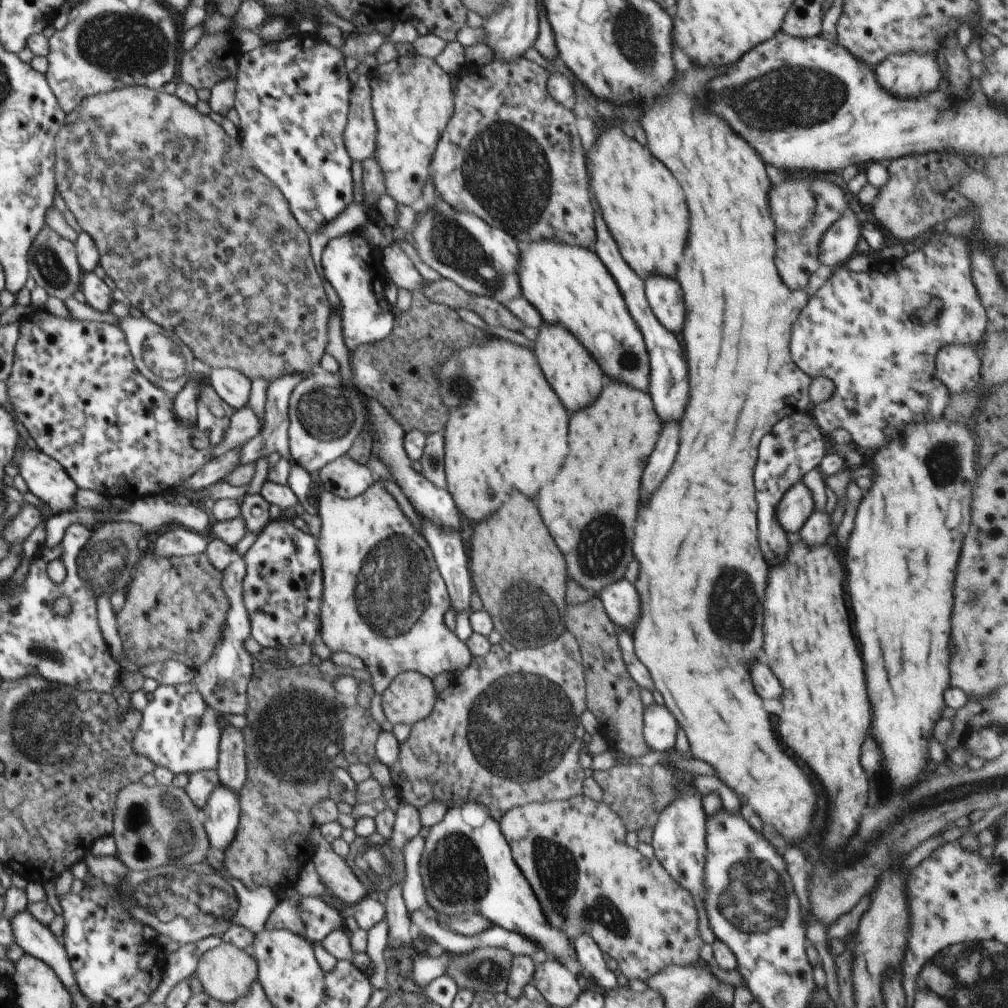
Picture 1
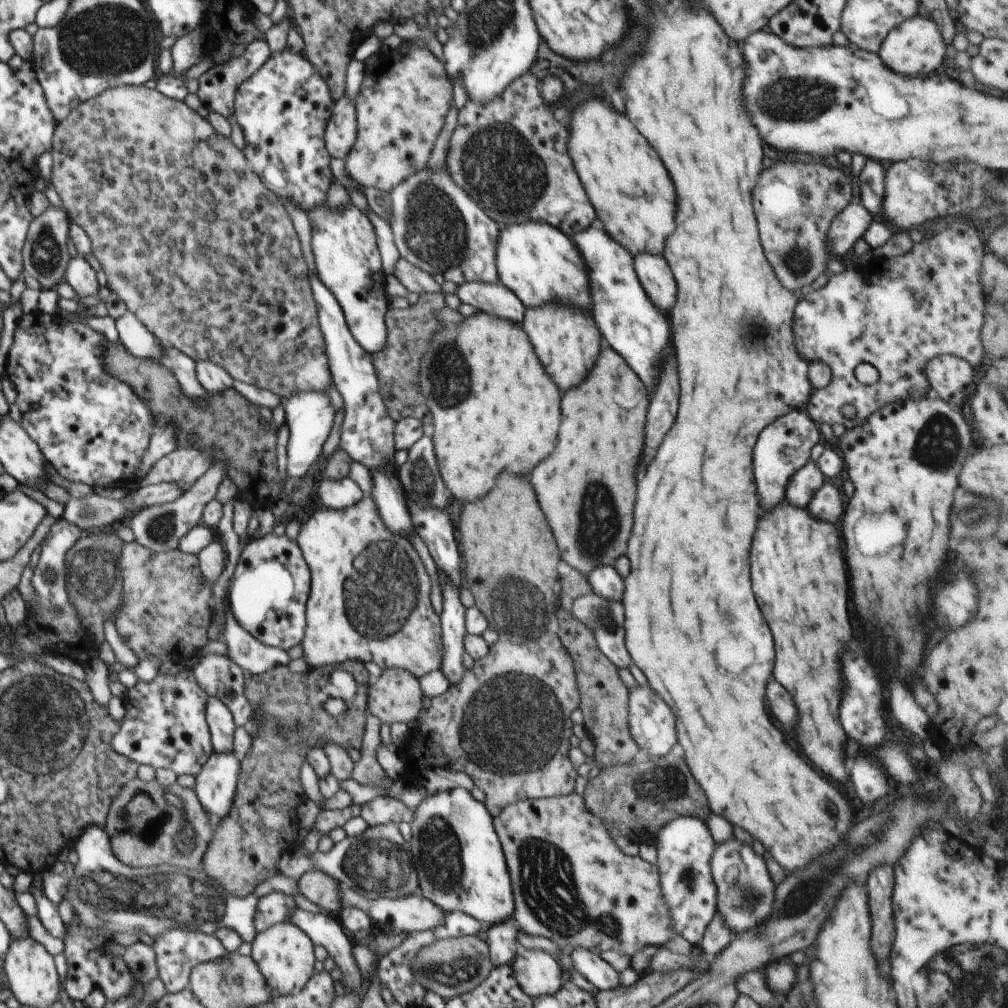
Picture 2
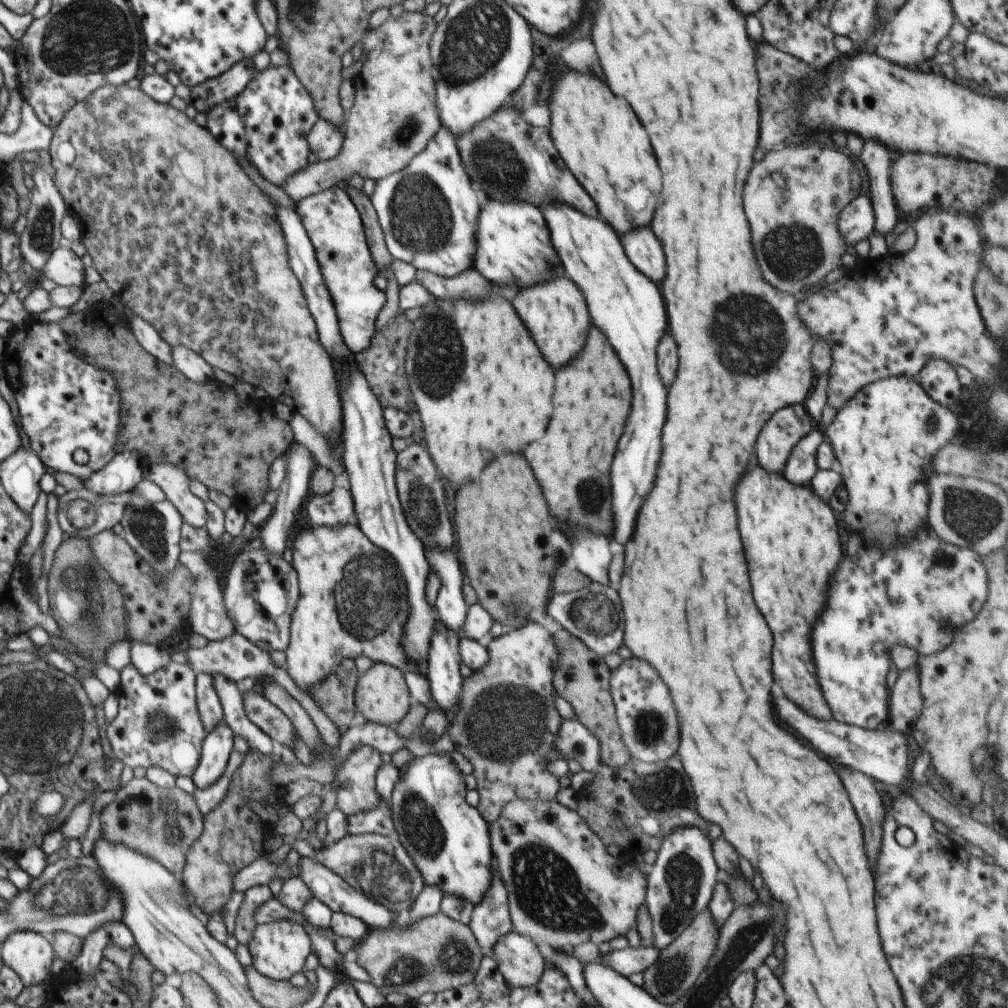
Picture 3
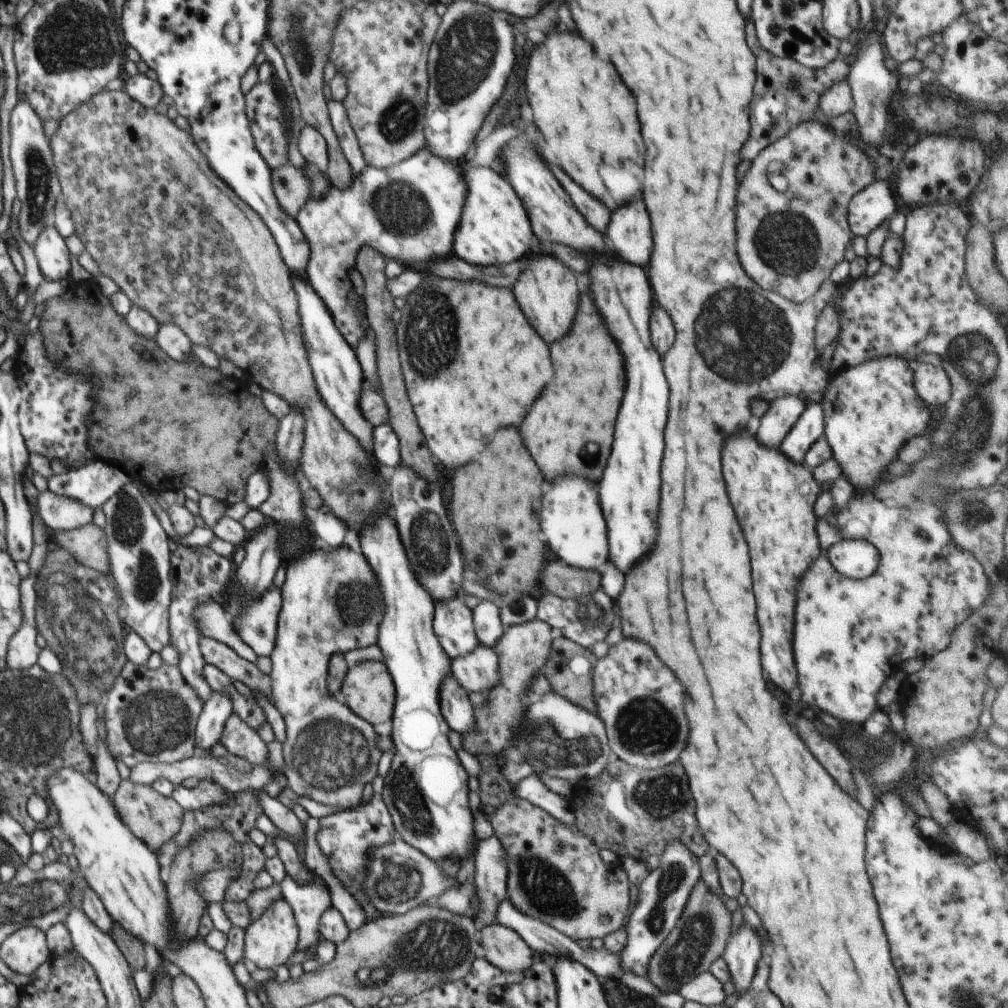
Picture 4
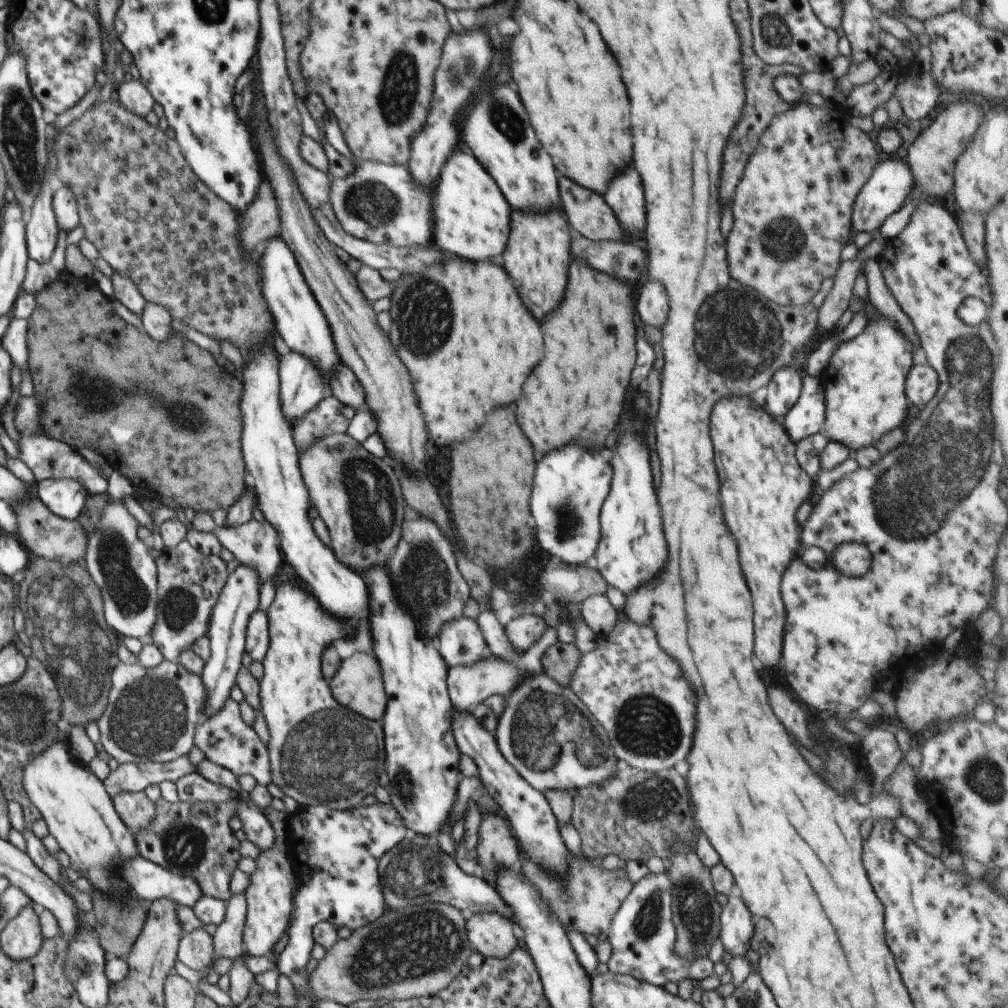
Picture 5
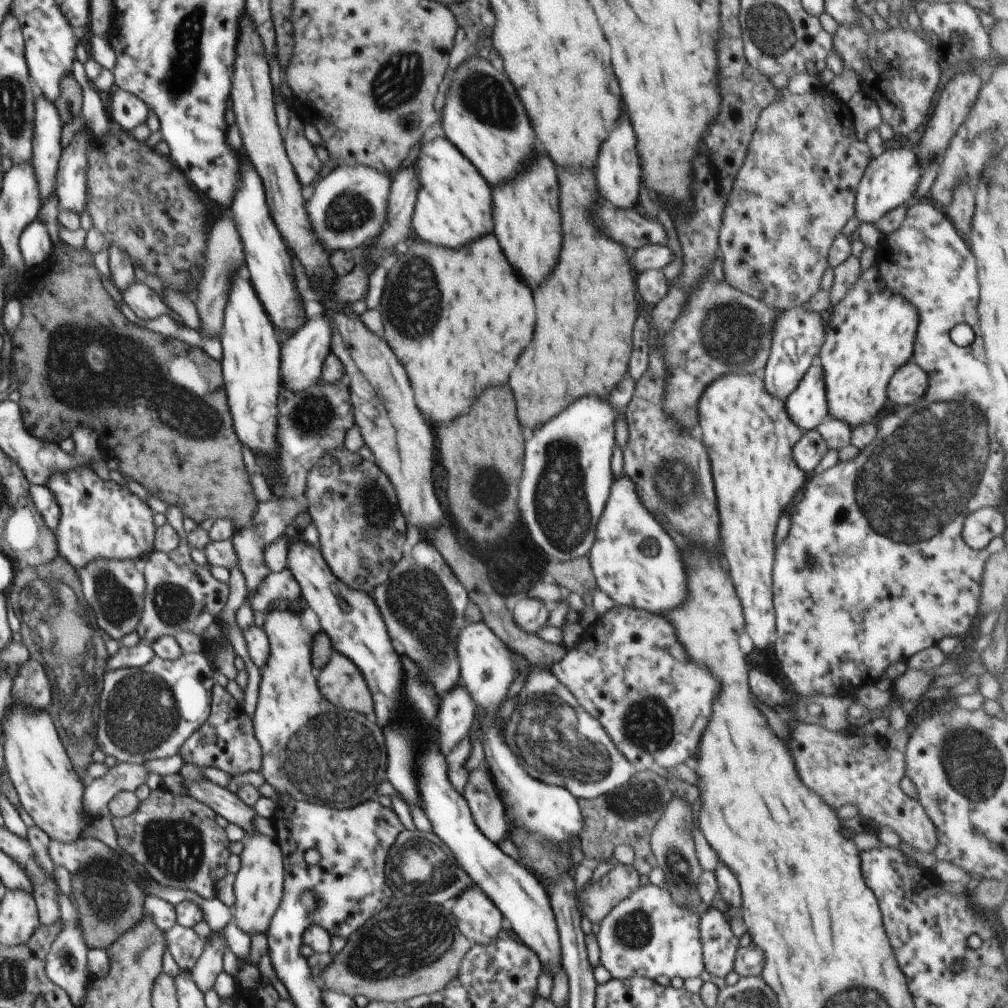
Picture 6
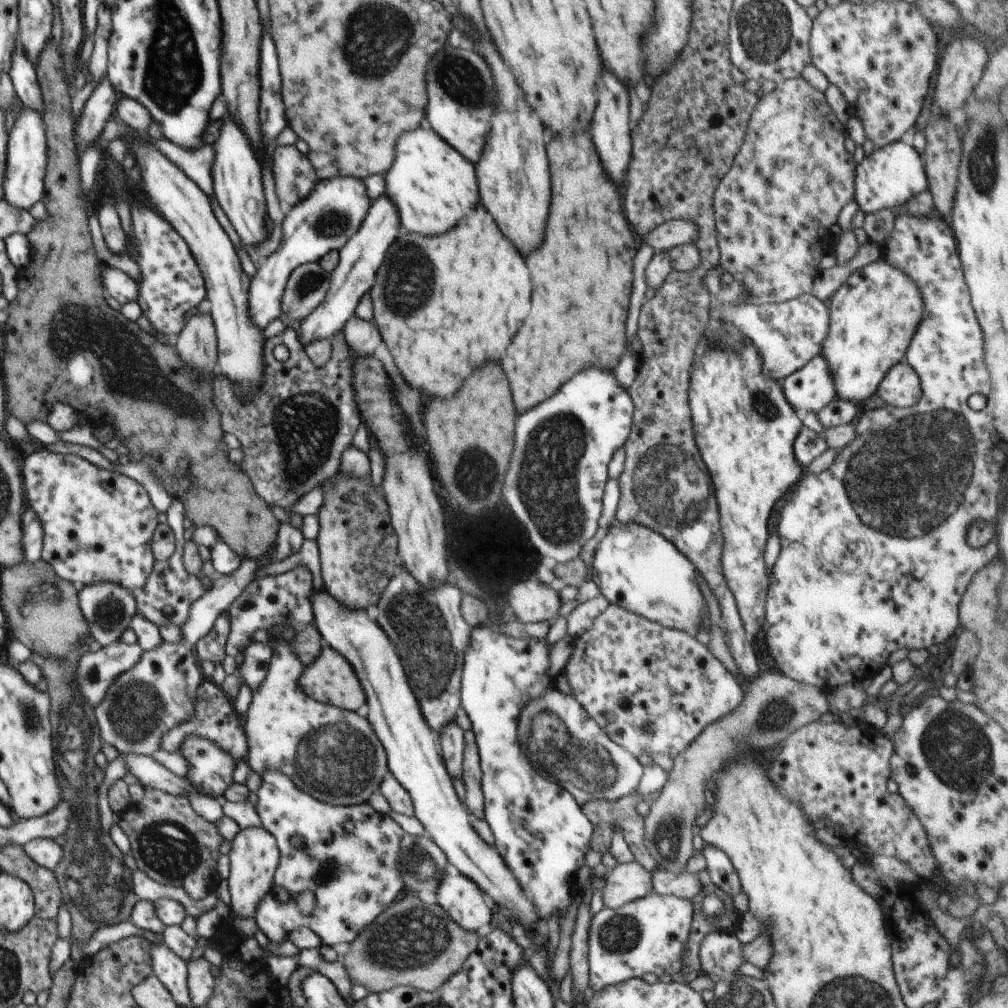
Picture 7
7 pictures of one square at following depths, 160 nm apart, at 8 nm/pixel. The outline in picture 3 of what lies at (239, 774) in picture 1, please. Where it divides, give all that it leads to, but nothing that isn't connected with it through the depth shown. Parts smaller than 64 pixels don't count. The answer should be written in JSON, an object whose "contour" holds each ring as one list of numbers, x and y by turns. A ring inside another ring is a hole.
{"contour":[[197,673,196,698,199,715,206,732,213,731,224,722,224,715,220,693,213,685,212,676]]}

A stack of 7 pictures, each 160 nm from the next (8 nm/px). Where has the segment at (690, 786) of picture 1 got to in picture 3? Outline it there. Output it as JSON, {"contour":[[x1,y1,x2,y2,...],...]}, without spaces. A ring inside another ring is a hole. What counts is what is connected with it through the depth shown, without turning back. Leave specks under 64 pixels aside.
{"contour":[[688,825,664,837,660,850,657,850,656,862,647,875,645,903,652,918,654,947,661,950,670,945,697,914,708,910,720,874,712,844,700,828]]}

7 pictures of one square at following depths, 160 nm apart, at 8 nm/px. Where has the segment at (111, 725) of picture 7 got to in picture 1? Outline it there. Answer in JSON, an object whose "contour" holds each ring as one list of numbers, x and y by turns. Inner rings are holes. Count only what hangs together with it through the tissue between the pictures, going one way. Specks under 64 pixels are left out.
{"contour":[[193,683,160,685,142,713,142,722,133,738,135,753,144,755,155,766,166,767,175,775,191,775,212,770,219,761,221,727,217,712,206,704]]}

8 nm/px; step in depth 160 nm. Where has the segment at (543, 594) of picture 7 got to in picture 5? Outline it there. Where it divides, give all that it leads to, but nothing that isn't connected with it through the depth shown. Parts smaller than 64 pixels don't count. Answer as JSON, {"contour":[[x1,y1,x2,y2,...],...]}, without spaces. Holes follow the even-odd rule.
{"contour":[[524,614,511,620,505,626,505,633,510,644,521,654,530,649,535,642,538,642,547,628,543,617]]}

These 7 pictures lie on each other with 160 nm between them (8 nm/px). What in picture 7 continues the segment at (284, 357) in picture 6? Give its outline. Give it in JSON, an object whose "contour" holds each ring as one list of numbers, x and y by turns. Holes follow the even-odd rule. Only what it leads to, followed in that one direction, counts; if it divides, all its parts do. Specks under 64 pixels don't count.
{"contour":[[382,194,370,206,356,234,340,250,340,264,338,268,334,268,334,272,330,272,330,284,328,284,326,298,312,314,301,322,298,336,302,347,314,340,332,340,336,332,343,331,346,322,355,315,360,298,372,289,376,272,380,269,380,264,384,262,388,248,396,240,398,230,400,230,400,216,396,212,396,206,386,194]]}

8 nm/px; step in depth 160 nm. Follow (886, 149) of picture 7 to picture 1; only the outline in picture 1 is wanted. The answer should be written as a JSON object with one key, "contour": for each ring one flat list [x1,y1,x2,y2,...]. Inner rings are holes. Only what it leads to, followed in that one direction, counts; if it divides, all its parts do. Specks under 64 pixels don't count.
{"contour":[[848,211,824,233,819,244,819,261,832,268,846,264,855,253,861,235,863,214]]}

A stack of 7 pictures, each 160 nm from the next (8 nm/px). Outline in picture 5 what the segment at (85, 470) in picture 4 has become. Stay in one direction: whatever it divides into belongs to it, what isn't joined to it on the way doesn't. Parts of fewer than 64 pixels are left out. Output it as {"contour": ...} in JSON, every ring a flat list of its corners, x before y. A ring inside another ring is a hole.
{"contour":[[42,479,36,486,39,500,65,519,78,519,89,497,86,487,74,479]]}

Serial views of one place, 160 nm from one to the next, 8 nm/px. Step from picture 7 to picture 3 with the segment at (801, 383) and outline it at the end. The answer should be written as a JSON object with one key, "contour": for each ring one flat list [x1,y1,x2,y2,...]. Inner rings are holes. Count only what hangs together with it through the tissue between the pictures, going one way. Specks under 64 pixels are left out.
{"contour":[[813,429,792,449,786,461,783,477,792,484,810,486,812,477,819,471,816,462,817,448,823,443,820,430]]}

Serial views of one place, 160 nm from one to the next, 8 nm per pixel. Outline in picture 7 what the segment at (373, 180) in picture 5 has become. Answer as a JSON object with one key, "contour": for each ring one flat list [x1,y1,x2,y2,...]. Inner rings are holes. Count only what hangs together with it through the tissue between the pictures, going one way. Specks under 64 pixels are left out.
{"contour":[[334,176,328,180,318,180,312,194,304,202,288,209,282,224,282,244,278,252,270,254,266,262,258,266,250,286,250,316,260,330,282,314,282,296,290,272,304,262,318,262,330,250,340,250,344,242,360,228,372,204,363,180]]}

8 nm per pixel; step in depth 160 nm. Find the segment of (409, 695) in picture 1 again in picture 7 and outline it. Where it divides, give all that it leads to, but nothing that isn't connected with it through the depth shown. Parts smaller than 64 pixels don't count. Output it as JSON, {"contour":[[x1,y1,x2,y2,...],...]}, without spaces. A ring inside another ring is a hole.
{"contour":[[331,647,322,648,316,660,304,668,302,676,298,678,298,684,300,684,300,690,303,690,304,694,310,698,314,698,318,702,334,704,338,708,358,712,366,704,364,690,352,670,352,666,348,664,348,660,344,656,340,656,338,650,333,650]]}

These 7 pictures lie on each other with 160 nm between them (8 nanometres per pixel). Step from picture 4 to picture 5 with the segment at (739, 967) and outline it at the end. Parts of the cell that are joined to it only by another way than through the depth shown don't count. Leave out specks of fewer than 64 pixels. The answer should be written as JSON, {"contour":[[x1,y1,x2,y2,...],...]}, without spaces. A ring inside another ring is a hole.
{"contour":[[732,886,732,894,721,912,721,931,719,938,725,948,734,957,746,957,750,940,754,936,754,924,748,908,740,898,740,888]]}

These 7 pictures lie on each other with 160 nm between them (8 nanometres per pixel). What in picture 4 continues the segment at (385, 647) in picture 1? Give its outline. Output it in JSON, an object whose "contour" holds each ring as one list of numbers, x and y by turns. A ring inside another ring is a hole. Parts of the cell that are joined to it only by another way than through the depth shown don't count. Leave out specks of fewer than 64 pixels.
{"contour":[[312,546,308,554,286,566,286,580,281,587,282,607,278,614,276,641,270,654,272,672,271,703,286,724,286,740,282,745,284,773,287,787,294,794,306,797,327,806,344,809,358,807,362,793,378,773,379,760,383,751,378,748,378,734,374,726,359,718,345,704,328,691,327,677,330,658,337,653,346,653,376,644,378,626,384,612,384,598,376,590,376,578,368,560,362,552,354,552,350,546,338,546,334,552,324,552]]}

